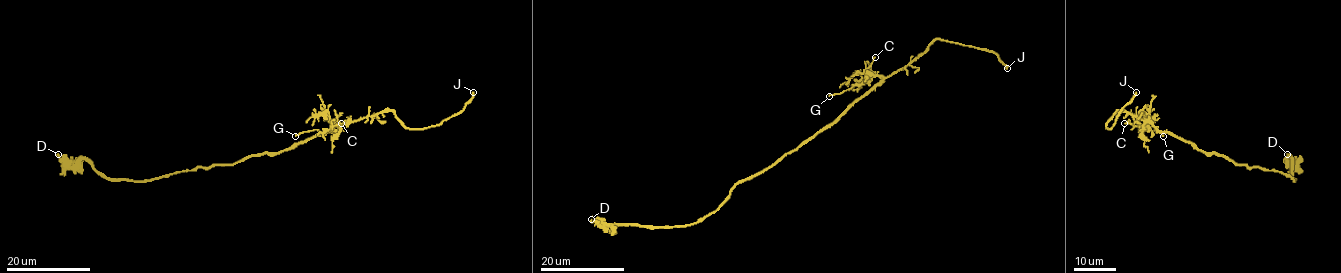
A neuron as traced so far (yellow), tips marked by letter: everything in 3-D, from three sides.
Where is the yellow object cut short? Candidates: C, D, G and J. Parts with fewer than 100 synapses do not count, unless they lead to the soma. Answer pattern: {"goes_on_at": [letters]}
{"goes_on_at": ["J"]}

